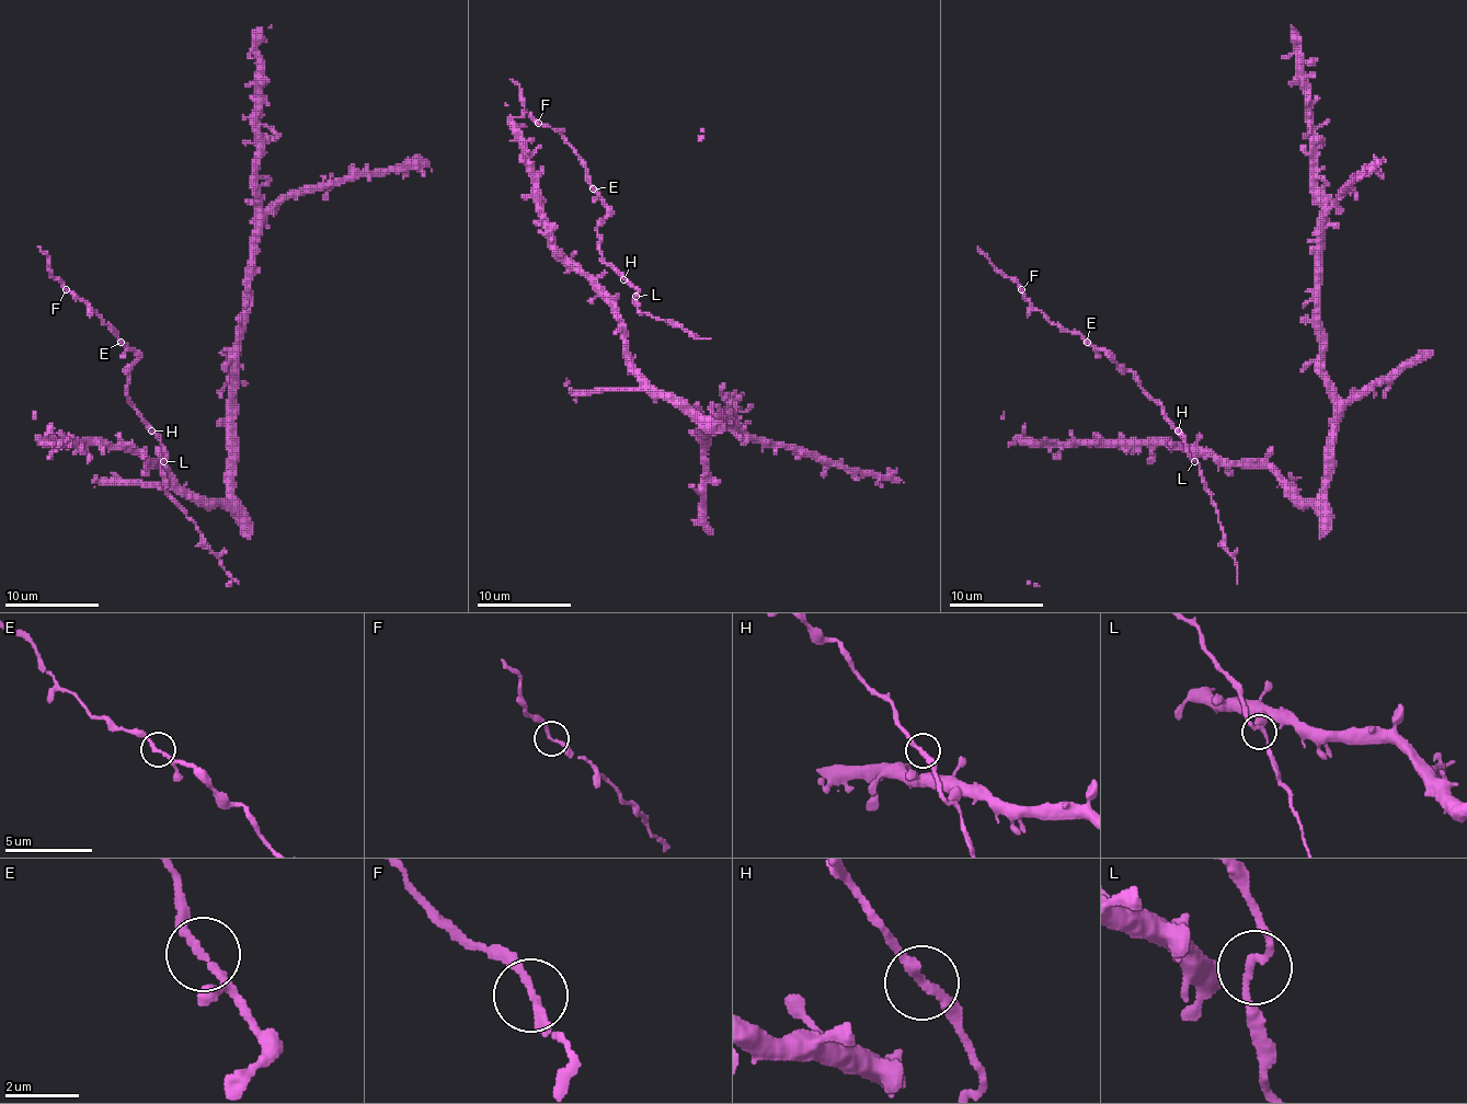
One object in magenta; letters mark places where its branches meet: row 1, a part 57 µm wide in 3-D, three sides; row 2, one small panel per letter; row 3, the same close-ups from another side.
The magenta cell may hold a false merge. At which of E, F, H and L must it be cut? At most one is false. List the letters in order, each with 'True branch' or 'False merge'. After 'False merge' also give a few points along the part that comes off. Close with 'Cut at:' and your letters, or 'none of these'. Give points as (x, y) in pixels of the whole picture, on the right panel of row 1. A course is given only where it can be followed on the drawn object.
E: True branch
F: True branch
H: True branch
L: True branch
Cut at: none of these

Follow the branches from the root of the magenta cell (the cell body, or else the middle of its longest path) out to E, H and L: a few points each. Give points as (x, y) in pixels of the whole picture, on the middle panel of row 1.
E: (675, 404), (632, 367), (616, 299), (632, 299), (638, 289), (602, 259), (597, 223), (609, 209), (593, 187)
H: (675, 404), (668, 402), (632, 367), (626, 324), (616, 299), (632, 299), (638, 289), (623, 279)
L: (675, 404), (668, 402), (632, 367), (626, 324), (616, 299), (635, 296)

